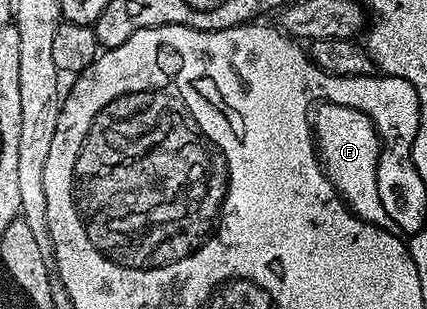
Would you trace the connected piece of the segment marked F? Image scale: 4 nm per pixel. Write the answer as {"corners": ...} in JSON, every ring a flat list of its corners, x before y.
{"corners":[[318,105,312,111,311,125,321,166,350,212,364,222,370,222,384,230,393,230,391,217,387,216,386,209,379,200,376,164,379,162,381,142,371,119,361,118,361,114,353,114,353,110,341,110,341,106]]}

